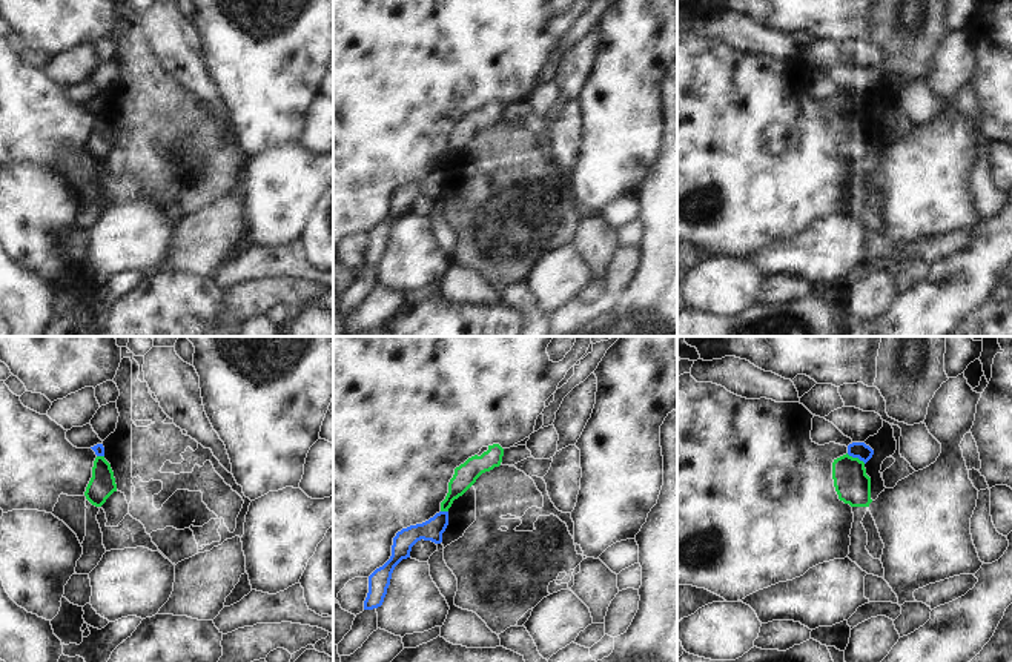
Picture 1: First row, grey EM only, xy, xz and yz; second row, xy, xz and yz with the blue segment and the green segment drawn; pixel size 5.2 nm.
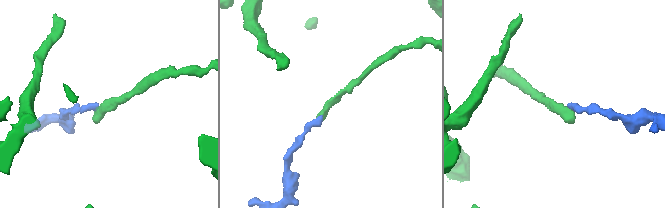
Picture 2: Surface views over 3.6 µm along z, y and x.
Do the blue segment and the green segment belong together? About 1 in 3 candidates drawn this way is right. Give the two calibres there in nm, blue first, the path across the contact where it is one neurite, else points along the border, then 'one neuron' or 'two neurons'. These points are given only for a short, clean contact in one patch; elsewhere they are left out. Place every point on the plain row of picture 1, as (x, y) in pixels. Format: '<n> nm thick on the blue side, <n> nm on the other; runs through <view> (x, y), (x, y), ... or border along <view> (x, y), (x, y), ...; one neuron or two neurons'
90 nm thick on the blue side, 190 nm on the other; border along yz (846, 109), (865, 119); two neurons

